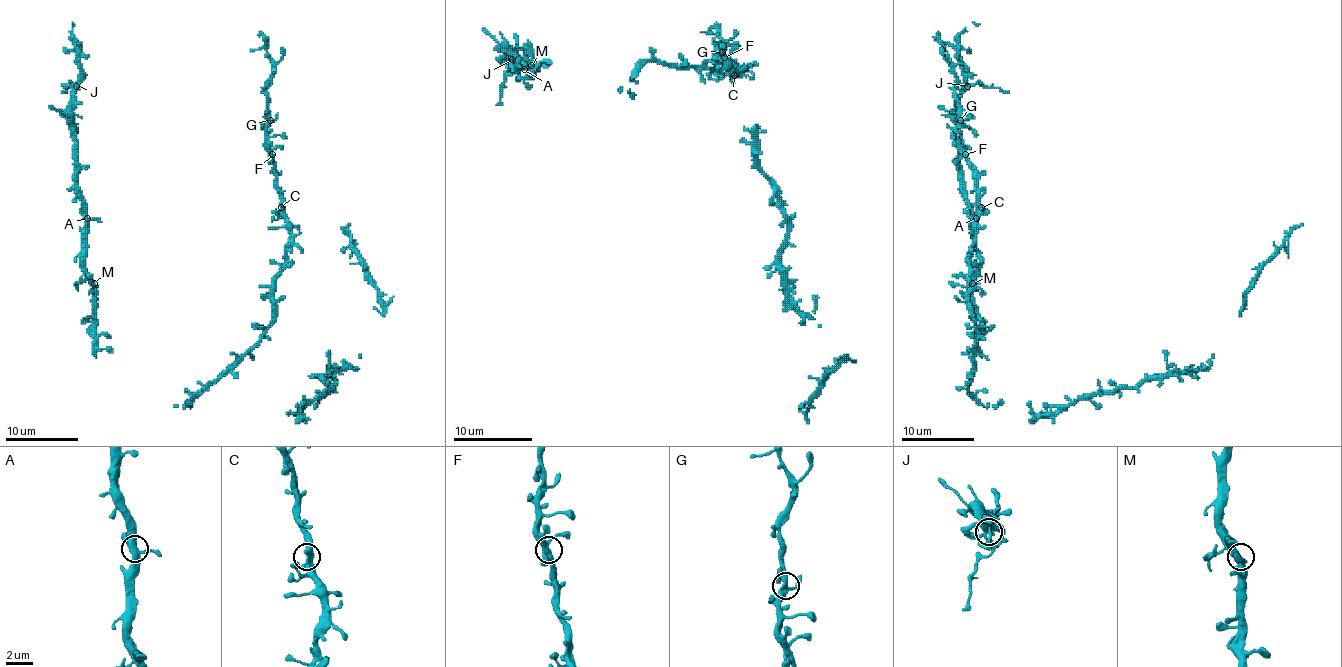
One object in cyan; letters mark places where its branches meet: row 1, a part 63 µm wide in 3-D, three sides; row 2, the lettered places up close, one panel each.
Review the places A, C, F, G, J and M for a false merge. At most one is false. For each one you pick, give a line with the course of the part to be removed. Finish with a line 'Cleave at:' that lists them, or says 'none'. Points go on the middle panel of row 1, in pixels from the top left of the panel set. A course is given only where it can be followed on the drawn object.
Cleave at: none

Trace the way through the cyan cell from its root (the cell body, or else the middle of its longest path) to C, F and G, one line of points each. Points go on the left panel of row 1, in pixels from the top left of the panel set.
C: (234, 367), (259, 340), (272, 320), (274, 276), (285, 262), (285, 252), (290, 243), (290, 222), (281, 207)
F: (234, 367), (272, 320), (274, 276), (290, 243), (290, 222), (281, 211), (272, 154)
G: (234, 367), (272, 320), (274, 276), (290, 243), (290, 222), (281, 211), (275, 162), (266, 147), (270, 120)

